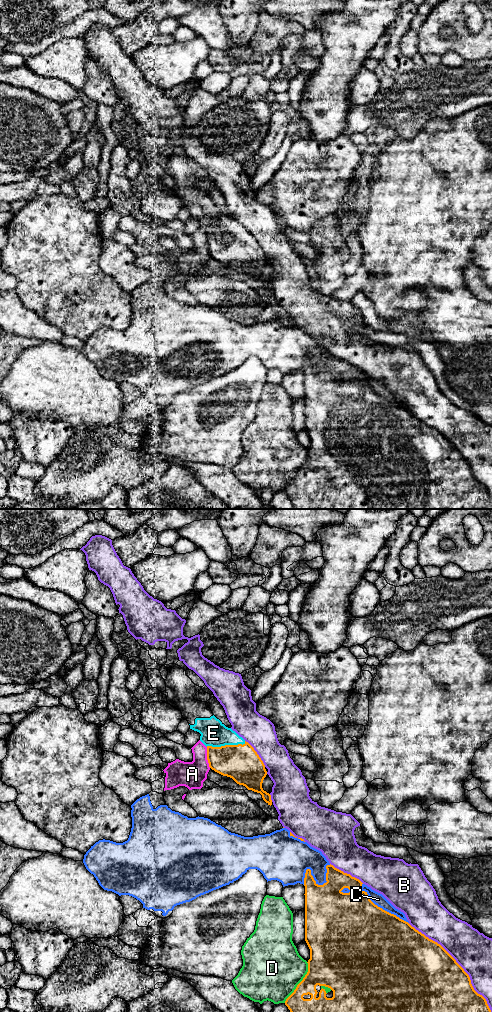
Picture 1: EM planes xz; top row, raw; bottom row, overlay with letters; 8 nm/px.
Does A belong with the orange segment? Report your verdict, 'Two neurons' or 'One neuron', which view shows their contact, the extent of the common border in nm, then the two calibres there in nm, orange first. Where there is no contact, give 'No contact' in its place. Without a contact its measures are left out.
Two neurons. Touches orange in xz. Shared border 170 nm. Thickness 280 nm (orange) against 200 nm

